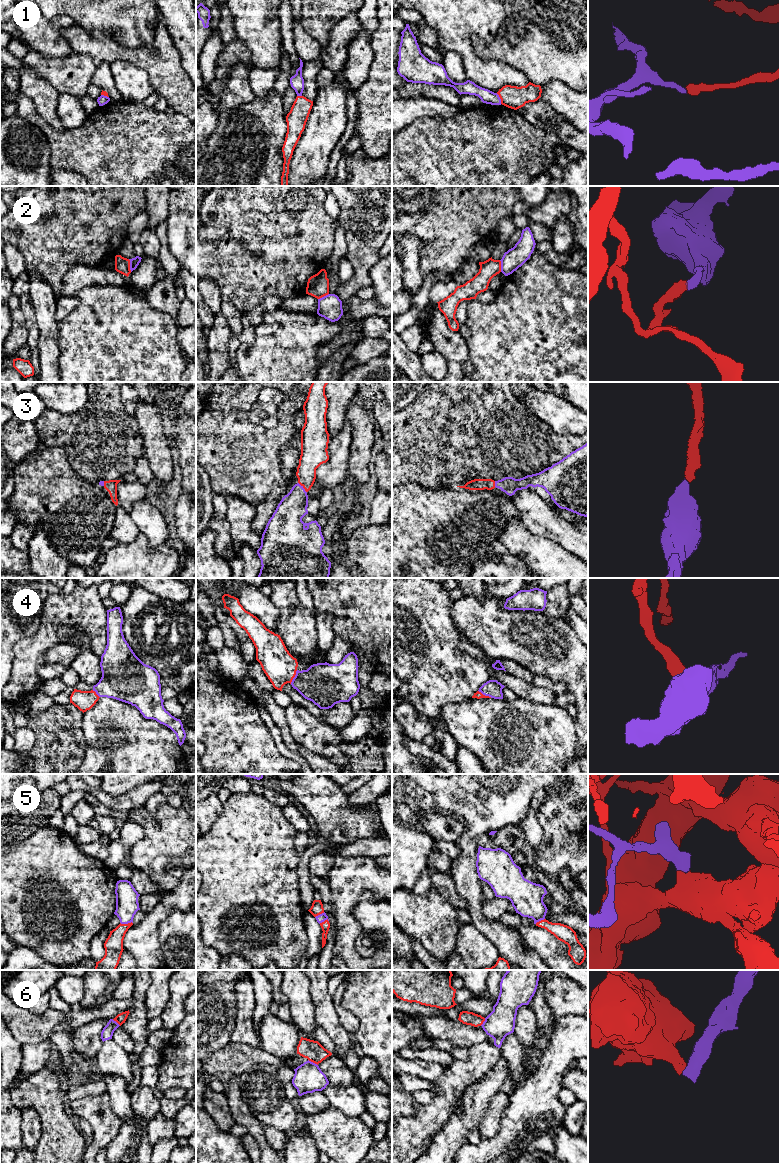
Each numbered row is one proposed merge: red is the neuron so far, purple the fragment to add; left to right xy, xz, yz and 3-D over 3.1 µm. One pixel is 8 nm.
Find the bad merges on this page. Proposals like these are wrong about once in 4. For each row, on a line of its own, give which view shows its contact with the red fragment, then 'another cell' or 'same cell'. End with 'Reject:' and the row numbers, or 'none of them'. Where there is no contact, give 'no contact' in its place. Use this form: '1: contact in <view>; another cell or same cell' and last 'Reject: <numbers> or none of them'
1: contact in yz; another cell
2: contact in xy; another cell
3: contact in xz; same cell
4: contact in xz; same cell
5: contact in xy; same cell
6: contact in xz; another cell
Reject: 1, 2, 6

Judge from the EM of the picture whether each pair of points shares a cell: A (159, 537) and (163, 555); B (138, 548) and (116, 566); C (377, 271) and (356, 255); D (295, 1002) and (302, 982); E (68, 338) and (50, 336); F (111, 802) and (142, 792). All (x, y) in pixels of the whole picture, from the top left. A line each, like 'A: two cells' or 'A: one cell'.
A: two cells
B: one cell
C: two cells
D: one cell
E: two cells
F: one cell

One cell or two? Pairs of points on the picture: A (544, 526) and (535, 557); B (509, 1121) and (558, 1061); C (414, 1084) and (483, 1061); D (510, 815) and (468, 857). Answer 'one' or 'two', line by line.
A: two
B: one
C: two
D: one

